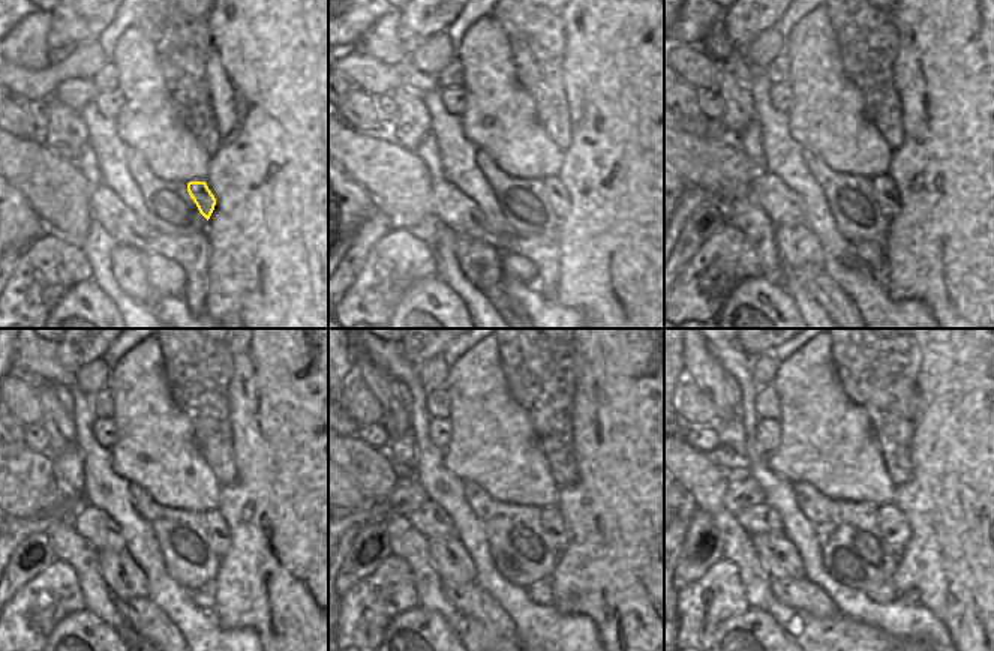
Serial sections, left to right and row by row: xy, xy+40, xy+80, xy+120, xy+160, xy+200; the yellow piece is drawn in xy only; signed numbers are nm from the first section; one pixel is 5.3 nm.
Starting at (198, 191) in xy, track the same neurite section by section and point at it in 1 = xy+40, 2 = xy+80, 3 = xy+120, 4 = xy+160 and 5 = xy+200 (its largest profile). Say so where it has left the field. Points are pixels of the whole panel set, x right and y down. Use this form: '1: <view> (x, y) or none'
1: xy+40 (550, 188)
2: xy+80 (885, 191)
3: xy+120 (218, 531)
4: xy+160 (555, 530)
5: xy+200 (895, 530)

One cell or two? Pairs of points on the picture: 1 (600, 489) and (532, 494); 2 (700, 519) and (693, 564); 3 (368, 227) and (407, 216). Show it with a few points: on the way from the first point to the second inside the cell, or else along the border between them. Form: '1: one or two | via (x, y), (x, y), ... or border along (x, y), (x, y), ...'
1: two | border along (559, 488), (555, 504)
2: one | via (700, 530), (691, 554)
3: two | border along (374, 210), (392, 225)

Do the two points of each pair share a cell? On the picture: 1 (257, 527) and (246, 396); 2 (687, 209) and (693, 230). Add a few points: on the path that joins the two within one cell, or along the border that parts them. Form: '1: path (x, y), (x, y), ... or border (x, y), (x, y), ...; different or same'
1: path (257, 494), (257, 429); same
2: border (711, 198), (691, 213), (679, 234); different

